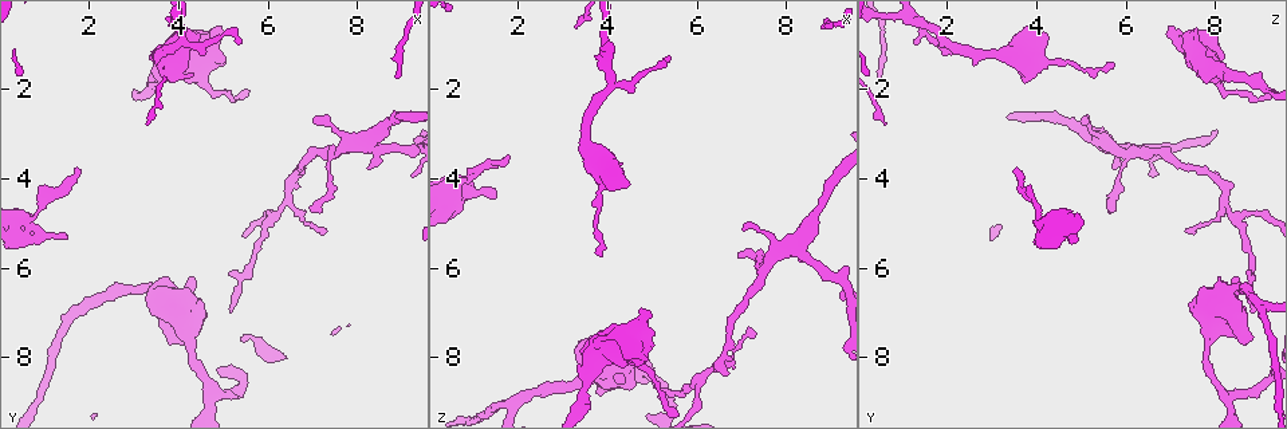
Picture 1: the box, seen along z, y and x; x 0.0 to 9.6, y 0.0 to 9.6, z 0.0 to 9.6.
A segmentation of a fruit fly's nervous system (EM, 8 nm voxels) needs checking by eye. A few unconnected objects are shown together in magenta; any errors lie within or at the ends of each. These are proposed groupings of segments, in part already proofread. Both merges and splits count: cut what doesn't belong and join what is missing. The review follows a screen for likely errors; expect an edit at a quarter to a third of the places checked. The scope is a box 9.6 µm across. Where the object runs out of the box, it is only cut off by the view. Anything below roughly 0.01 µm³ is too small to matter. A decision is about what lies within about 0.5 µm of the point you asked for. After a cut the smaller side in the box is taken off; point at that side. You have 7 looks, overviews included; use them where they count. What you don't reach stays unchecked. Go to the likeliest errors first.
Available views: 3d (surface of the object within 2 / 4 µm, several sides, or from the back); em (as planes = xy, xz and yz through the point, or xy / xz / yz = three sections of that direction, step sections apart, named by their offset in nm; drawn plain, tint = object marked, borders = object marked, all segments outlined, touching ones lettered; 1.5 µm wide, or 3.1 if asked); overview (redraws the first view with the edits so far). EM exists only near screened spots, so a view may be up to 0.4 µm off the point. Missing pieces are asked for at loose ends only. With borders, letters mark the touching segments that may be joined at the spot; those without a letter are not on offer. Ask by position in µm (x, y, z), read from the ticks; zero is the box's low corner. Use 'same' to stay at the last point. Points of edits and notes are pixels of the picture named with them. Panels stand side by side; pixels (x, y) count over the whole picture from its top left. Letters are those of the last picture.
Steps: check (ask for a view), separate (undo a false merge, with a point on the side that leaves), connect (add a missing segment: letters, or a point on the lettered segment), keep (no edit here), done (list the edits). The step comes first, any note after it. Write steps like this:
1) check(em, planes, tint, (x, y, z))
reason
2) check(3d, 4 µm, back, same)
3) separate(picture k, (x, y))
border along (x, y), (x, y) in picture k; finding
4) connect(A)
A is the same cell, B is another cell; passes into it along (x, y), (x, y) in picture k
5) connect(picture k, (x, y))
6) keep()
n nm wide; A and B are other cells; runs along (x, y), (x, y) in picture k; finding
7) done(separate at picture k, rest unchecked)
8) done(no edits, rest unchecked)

check(3d, 2 µm, (3.85, 1.45, 5.75))
an open end

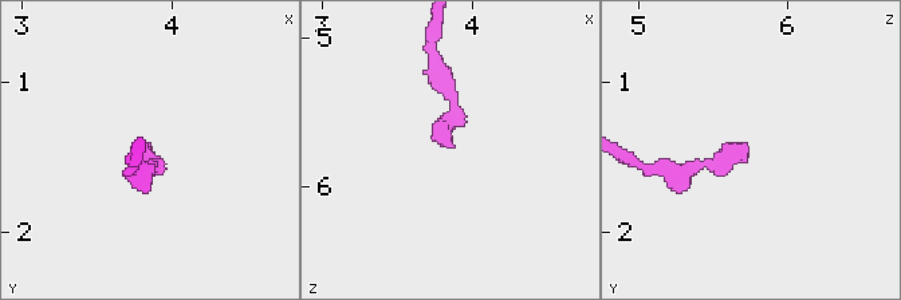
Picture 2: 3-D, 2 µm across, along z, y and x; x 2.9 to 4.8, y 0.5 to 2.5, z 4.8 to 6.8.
check(em, yz, step 4, tint, (3.80, 1.42, 5.74))
shape alone is not enough

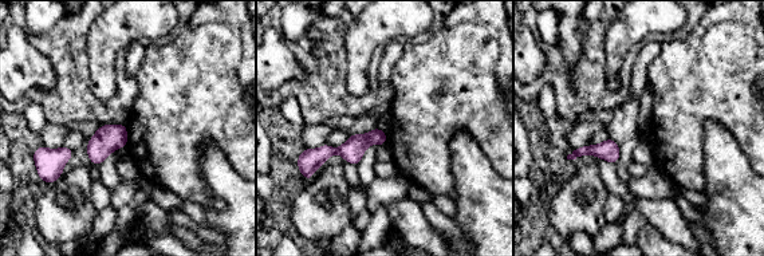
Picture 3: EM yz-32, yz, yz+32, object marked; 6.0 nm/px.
check(em, planes, borders, same)

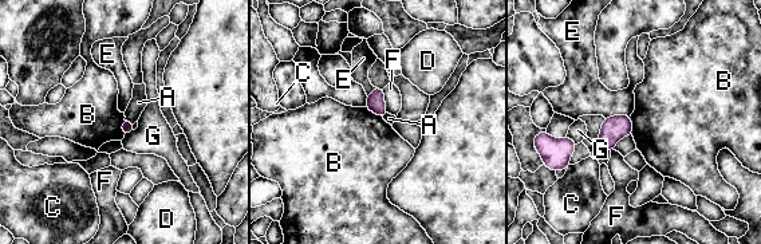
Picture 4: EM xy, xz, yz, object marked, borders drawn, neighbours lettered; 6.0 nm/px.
keep()
E touches over 160 nm; A, B, C, D, E, F and G are other cells; no lettered segment goes on from it

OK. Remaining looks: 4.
check(3d, 2 µm, (5.15, 7.00, 8.90))
free end

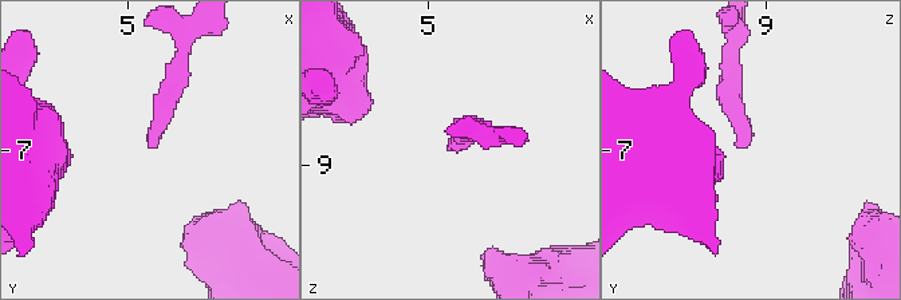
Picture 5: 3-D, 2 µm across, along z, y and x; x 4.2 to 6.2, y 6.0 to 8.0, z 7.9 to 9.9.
check(em, xy, step 8, borders, (5.16, 6.98, 8.84))

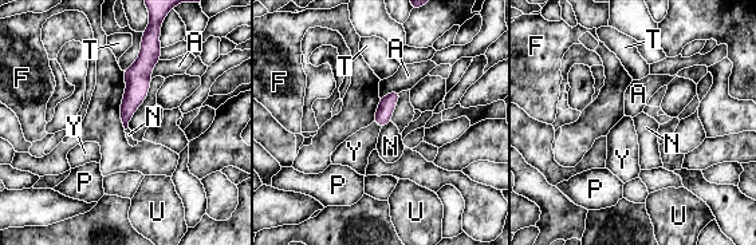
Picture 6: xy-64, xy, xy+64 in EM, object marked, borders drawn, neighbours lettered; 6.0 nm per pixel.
keep()
A, F, N, P, T, U and Y are other cells; none of them fits

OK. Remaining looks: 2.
check(em, xz, step 4, tint, (1.55, 5.30, 4.45))
free end

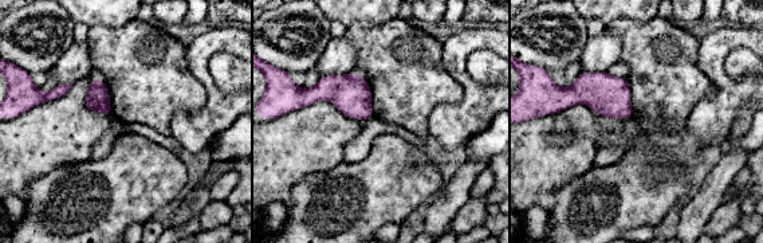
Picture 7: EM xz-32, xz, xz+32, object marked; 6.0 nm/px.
check(em, planes, borders, same)

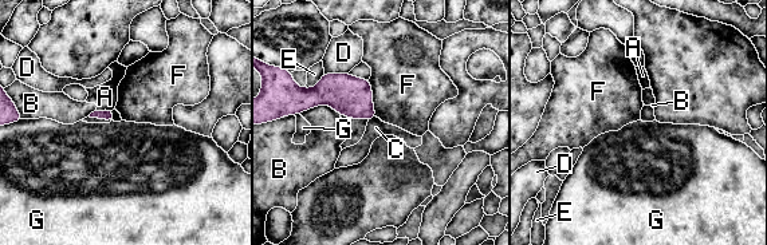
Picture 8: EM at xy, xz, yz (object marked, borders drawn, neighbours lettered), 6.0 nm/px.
keep()
A, B, C, D, E, F and G are other cells; border along (368, 79), (377, 115) in picture 8; no lettered segment goes on from it

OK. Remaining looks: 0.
done(no edits, rest unchecked)

